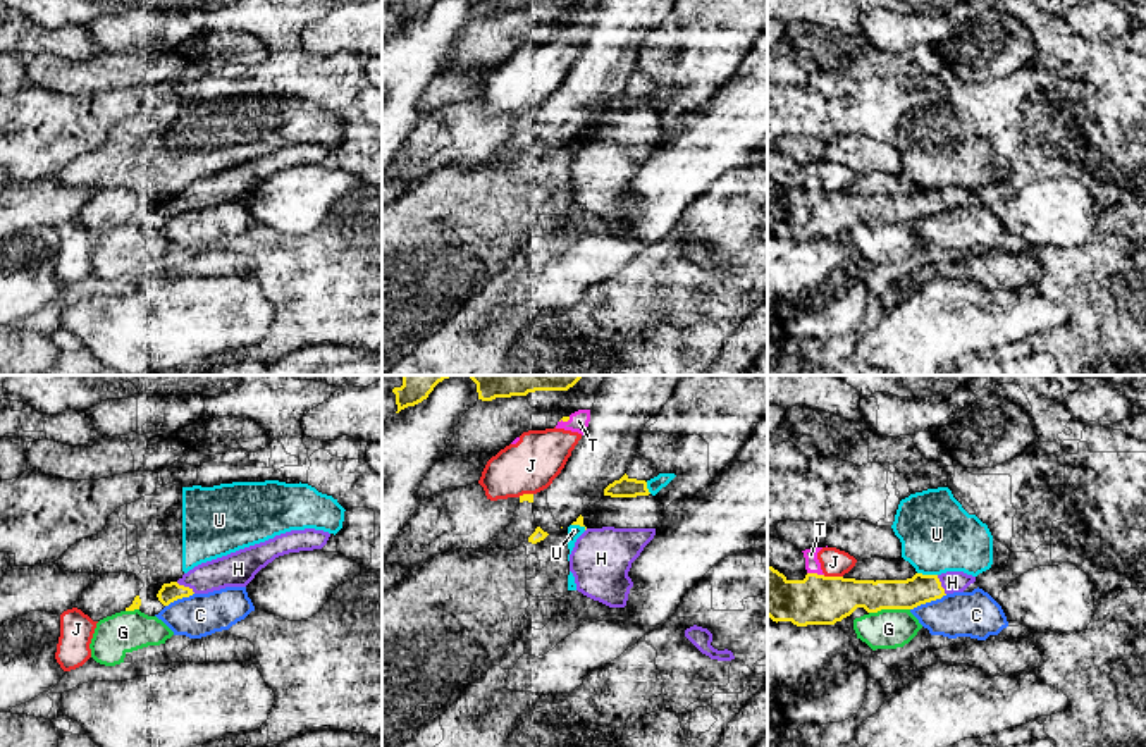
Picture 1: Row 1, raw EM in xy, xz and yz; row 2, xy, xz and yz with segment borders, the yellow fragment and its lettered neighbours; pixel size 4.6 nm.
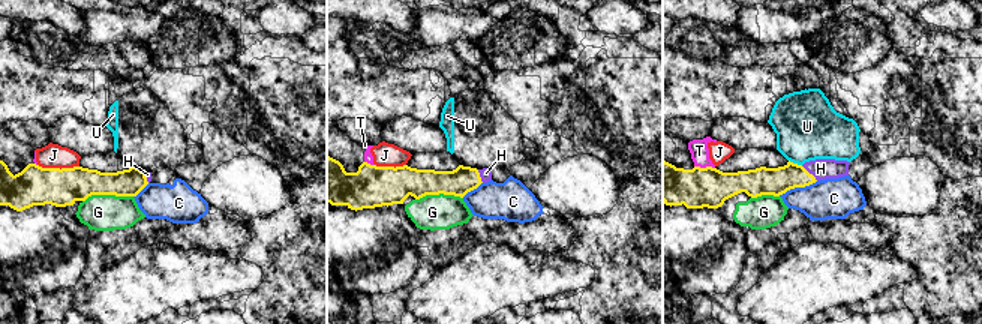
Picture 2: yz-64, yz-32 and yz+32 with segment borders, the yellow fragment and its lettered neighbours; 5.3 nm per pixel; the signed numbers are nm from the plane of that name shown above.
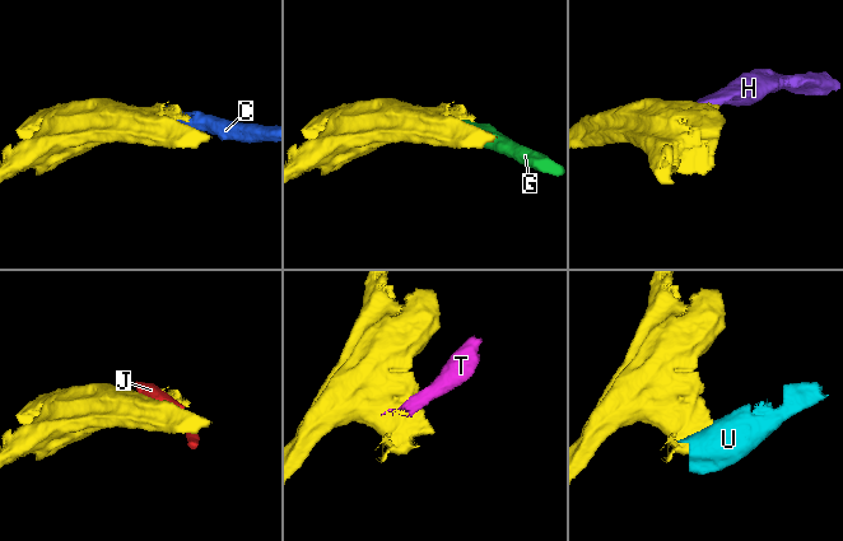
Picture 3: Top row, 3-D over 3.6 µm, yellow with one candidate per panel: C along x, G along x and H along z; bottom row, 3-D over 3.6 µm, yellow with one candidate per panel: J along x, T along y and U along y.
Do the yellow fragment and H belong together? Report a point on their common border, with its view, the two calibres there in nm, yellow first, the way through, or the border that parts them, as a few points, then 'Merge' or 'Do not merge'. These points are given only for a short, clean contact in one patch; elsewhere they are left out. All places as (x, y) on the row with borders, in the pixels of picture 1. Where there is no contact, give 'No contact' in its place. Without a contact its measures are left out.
Touches yellow at xy (186, 587). Thickness 90 nm (yellow) against 160 nm. Path across: xy (169, 592), (186, 587), (205, 577), (234, 570). Merge

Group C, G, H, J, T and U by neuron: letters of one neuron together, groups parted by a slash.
C / G / H / J T / U

